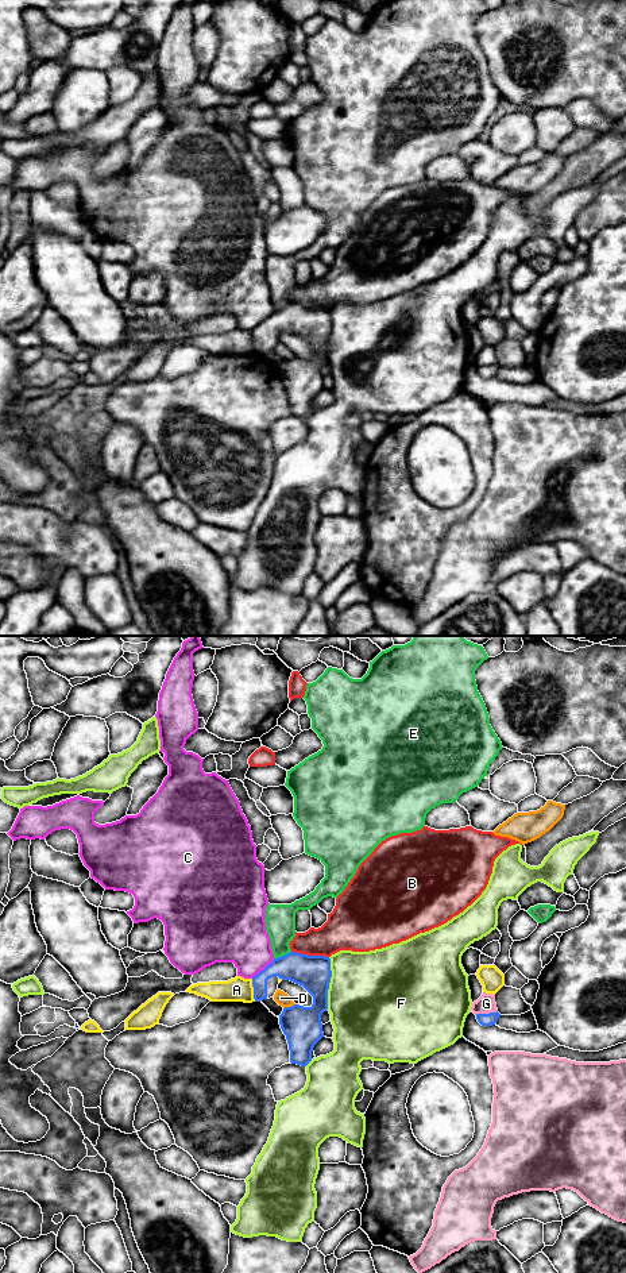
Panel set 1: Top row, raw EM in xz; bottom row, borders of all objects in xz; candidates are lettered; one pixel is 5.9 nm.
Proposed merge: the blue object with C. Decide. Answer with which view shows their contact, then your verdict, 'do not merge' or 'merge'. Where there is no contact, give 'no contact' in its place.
contact in xz; do not merge

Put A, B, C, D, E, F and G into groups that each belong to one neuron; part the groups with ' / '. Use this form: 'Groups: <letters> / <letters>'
Groups: A / B / C / D / E / F / G

